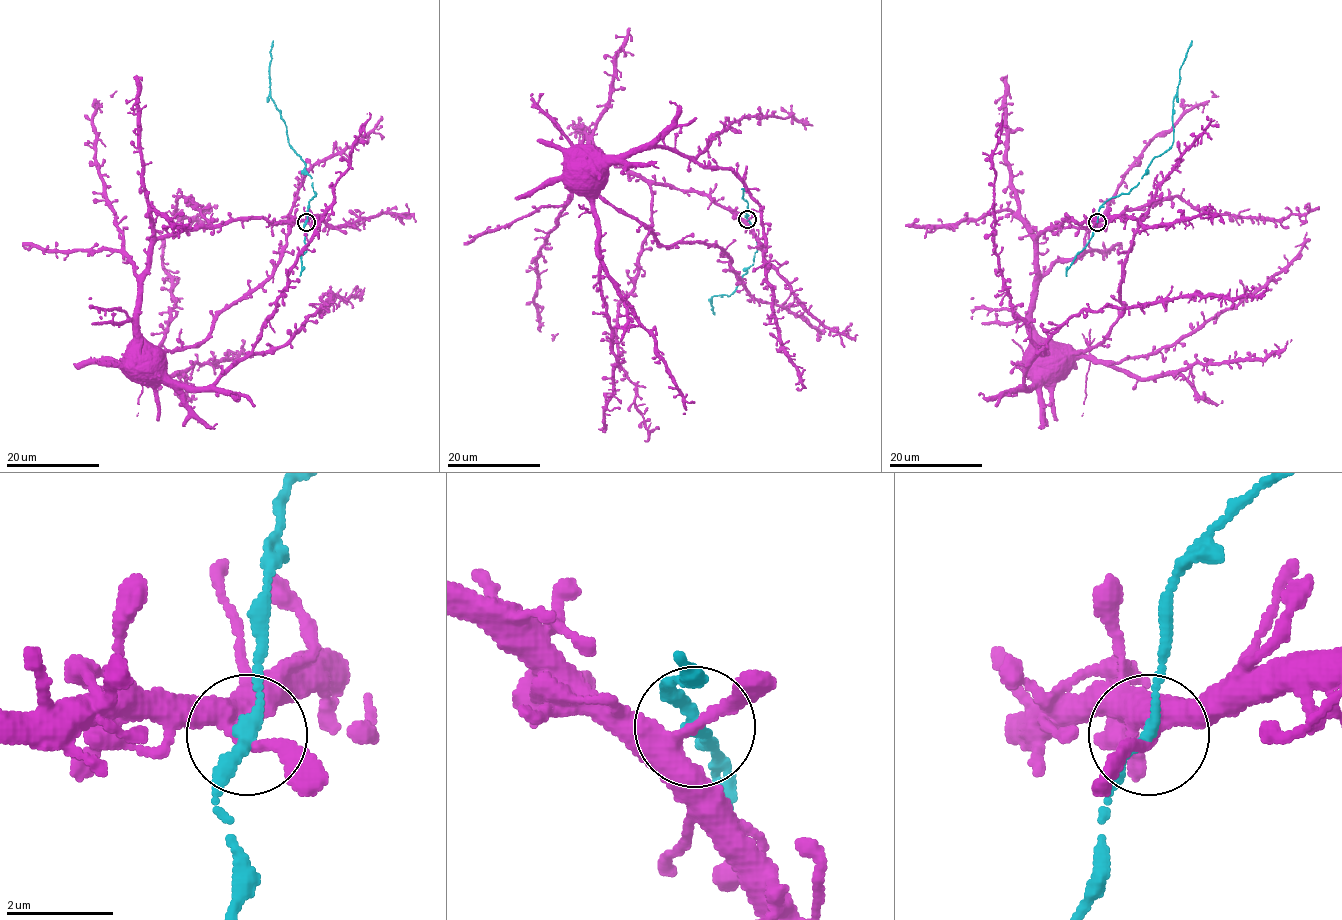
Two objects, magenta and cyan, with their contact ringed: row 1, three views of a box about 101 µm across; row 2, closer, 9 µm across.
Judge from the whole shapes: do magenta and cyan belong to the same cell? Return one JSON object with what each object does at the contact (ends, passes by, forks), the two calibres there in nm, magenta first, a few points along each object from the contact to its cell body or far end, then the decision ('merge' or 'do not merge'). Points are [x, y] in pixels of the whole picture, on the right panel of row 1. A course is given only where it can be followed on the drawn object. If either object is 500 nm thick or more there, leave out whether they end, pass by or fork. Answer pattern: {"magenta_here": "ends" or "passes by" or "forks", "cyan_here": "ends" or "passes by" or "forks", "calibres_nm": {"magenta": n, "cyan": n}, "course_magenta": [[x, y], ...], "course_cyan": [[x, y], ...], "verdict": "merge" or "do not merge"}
{"magenta_here": "passes by", "cyan_here": "passes by", "calibres_nm": {"magenta": 280, "cyan": 220}, "course_magenta": [[1097, 222], [1068, 219], [1039, 236], [1026, 387], [1025, 368], [1084, 311], [1258, 296], [1265, 286]], "course_cyan": [[1097, 222], [1098, 208], [1111, 198], [1127, 193], [1139, 183], [1148, 164], [1172, 144], [1179, 69], [1192, 40]], "verdict": "merge"}

